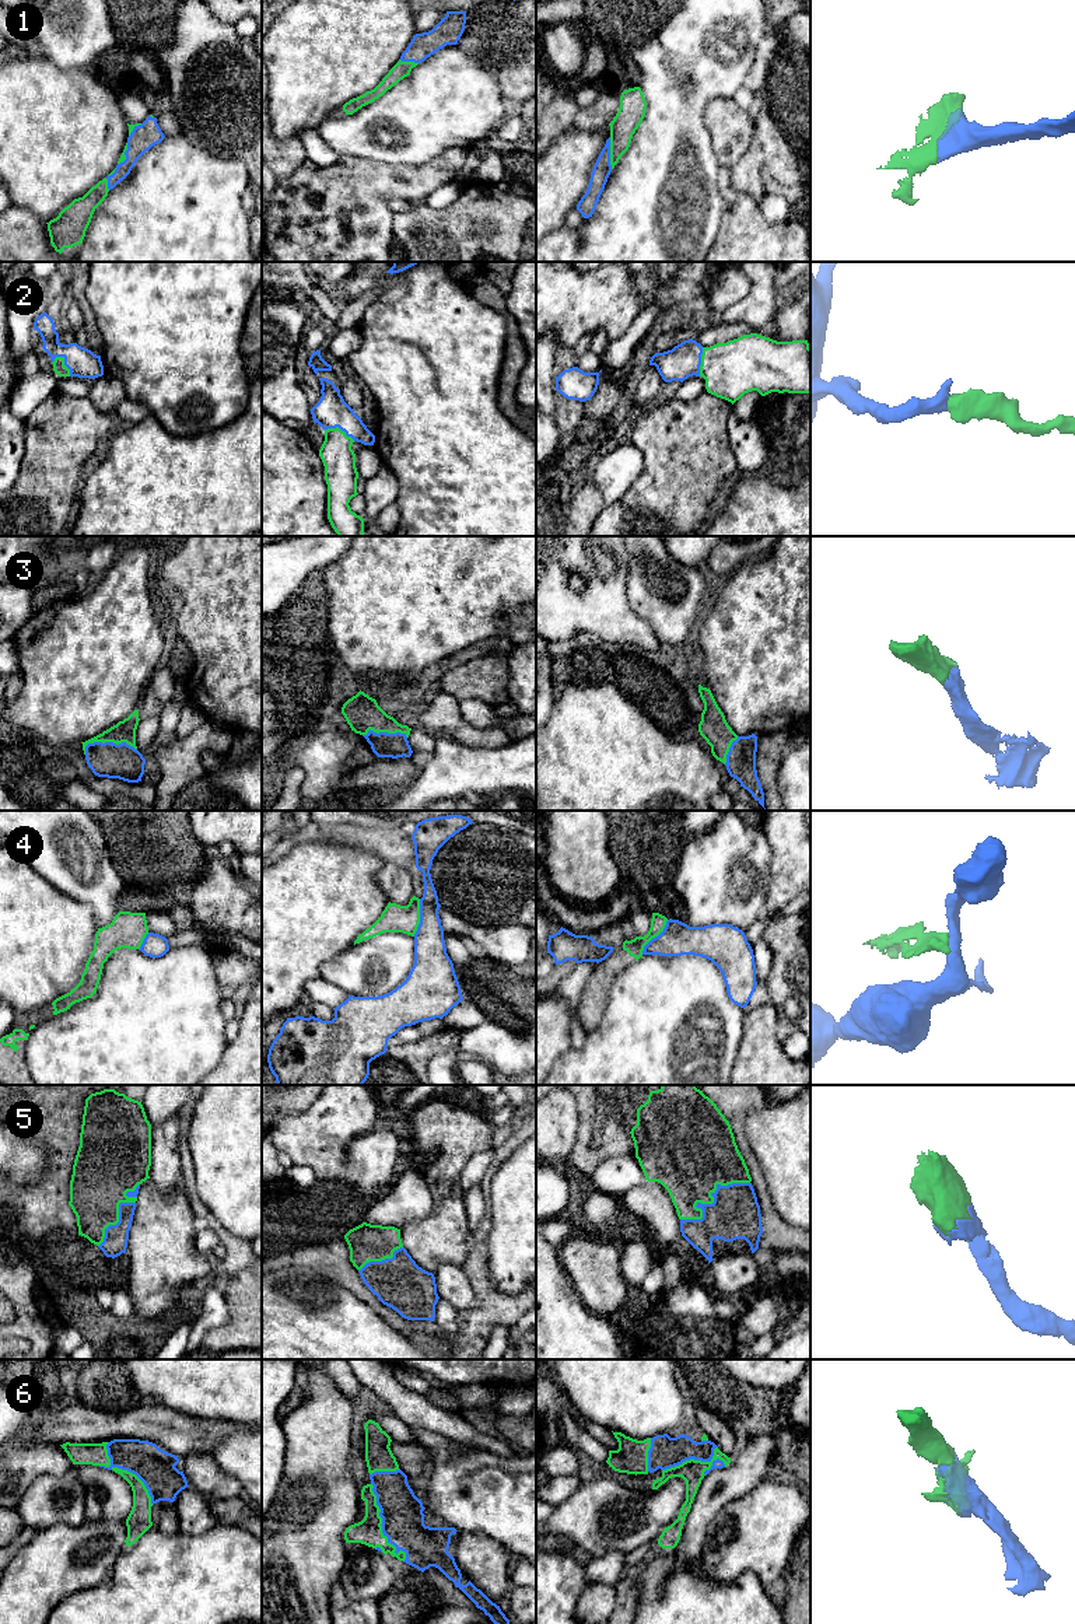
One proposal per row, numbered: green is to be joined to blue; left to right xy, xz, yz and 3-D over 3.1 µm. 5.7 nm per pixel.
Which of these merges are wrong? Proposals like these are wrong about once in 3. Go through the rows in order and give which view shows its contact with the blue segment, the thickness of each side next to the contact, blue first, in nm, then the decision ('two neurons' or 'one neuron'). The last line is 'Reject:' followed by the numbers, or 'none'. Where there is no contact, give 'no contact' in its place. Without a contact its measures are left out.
1: meets blue in yz; 110 nm thick on the blue side, 150 nm on the other; one neuron
2: meets blue in xy; 170 nm thick on the blue side, 70 nm on the other; one neuron
3: meets blue in xy; 200 nm thick on the blue side, 130 nm on the other; one neuron
4: meets blue in xz; 190 nm thick on the blue side, 160 nm on the other; two neurons
5: meets blue in yz; 280 nm thick on the blue side, 380 nm on the other; one neuron
6: meets blue in yz; 190 nm thick on the blue side, 140 nm on the other; one neuron
Reject: 4

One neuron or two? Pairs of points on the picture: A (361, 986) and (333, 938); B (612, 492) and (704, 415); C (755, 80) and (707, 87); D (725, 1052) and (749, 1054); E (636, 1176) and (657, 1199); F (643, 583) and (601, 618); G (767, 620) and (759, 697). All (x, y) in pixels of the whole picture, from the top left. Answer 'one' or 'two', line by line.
A: two
B: two
C: two
D: two
E: two
F: two
G: one

